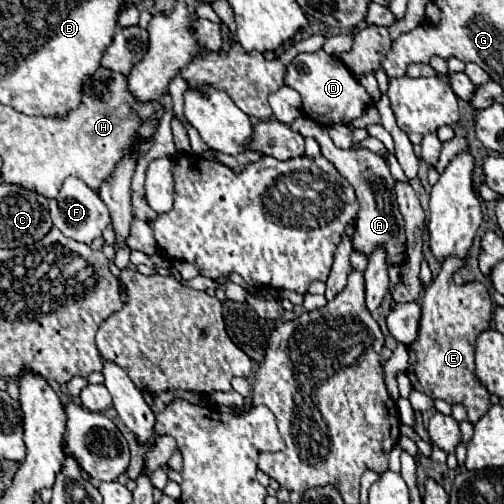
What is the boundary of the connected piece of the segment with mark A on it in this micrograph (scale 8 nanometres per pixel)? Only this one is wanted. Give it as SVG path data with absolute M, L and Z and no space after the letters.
M299 115L291 125L293 133L299 133L303 137L313 137L319 147L321 147L321 155L327 157L337 171L353 185L355 195L359 199L359 217L357 217L357 231L353 237L353 251L369 257L373 251L377 251L377 247L383 247L387 253L387 263L389 267L403 267L405 265L405 221L399 213L397 207L397 195L395 195L395 179L389 173L389 165L381 159L381 155L369 151L369 149L339 149L335 147L335 143L329 137L327 127L313 123L313 119Z

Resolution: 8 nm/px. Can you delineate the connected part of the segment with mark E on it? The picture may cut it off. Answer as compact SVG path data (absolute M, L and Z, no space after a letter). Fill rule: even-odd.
M467 257L445 259L439 275L427 287L421 305L421 327L417 339L409 345L409 369L413 389L433 397L443 399L451 405L463 403L469 411L469 423L477 423L481 415L491 407L489 391L475 377L475 341L477 335L491 327L493 301L483 283L455 285L453 273L467 263Z

